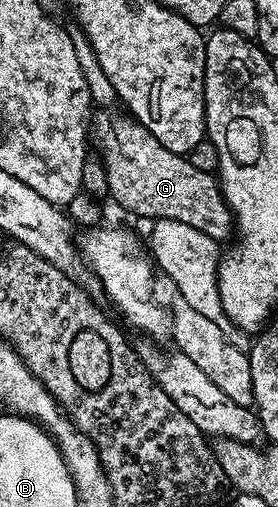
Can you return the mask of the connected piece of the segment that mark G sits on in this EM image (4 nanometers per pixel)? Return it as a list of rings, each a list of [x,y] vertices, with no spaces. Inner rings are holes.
[[[101,114],[91,122],[91,142],[101,149],[99,157],[107,172],[109,198],[141,218],[191,224],[191,228],[199,228],[203,236],[211,236],[219,244],[224,243],[224,238],[232,239],[235,234],[233,212],[223,196],[218,175],[195,168],[186,155],[163,148],[136,118],[124,117]]]

